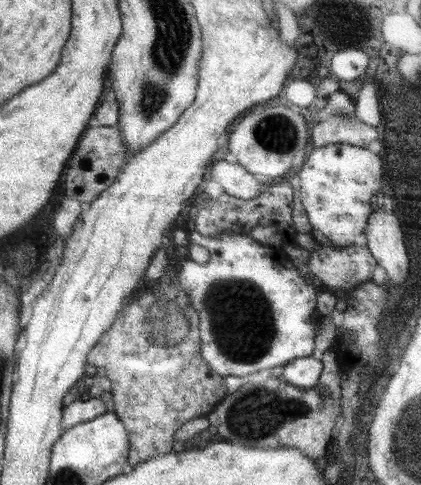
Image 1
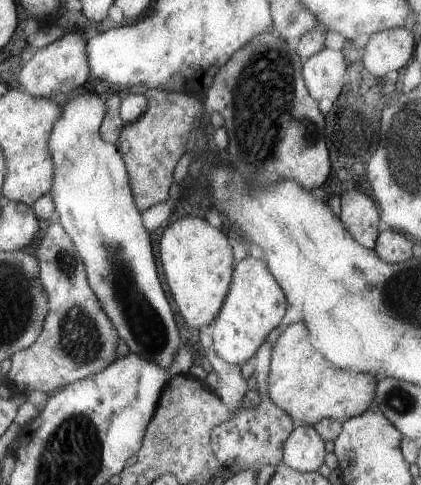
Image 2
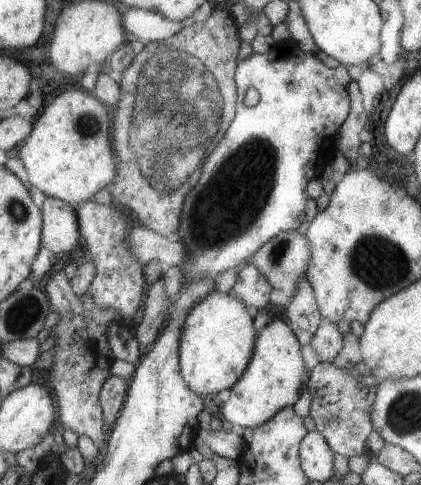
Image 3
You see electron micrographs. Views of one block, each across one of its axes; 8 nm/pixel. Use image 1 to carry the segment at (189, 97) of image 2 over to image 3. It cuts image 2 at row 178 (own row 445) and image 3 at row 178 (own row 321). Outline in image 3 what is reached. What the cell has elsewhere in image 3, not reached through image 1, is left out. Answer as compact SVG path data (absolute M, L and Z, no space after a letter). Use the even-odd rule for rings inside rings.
M215 10L211 12L211 16L207 18L207 22L203 24L193 24L193 26L185 26L177 36L173 36L167 42L149 42L147 48L143 50L143 54L139 54L139 58L135 60L135 64L131 68L127 68L123 72L123 98L121 98L121 106L117 108L117 112L113 112L113 146L117 152L117 164L119 164L119 176L115 178L115 182L109 186L113 204L123 208L123 210L131 210L133 216L139 220L141 226L147 226L167 238L173 238L173 234L181 230L181 214L183 214L183 206L187 202L187 194L191 194L191 190L195 190L195 186L199 186L201 178L203 178L203 166L207 162L207 158L213 154L213 150L219 146L219 142L223 140L223 134L229 130L229 124L235 118L235 104L237 104L237 84L235 84L235 70L237 70L237 54L241 48L241 38L237 32L237 24L233 20L233 16L229 14L229 10Z

